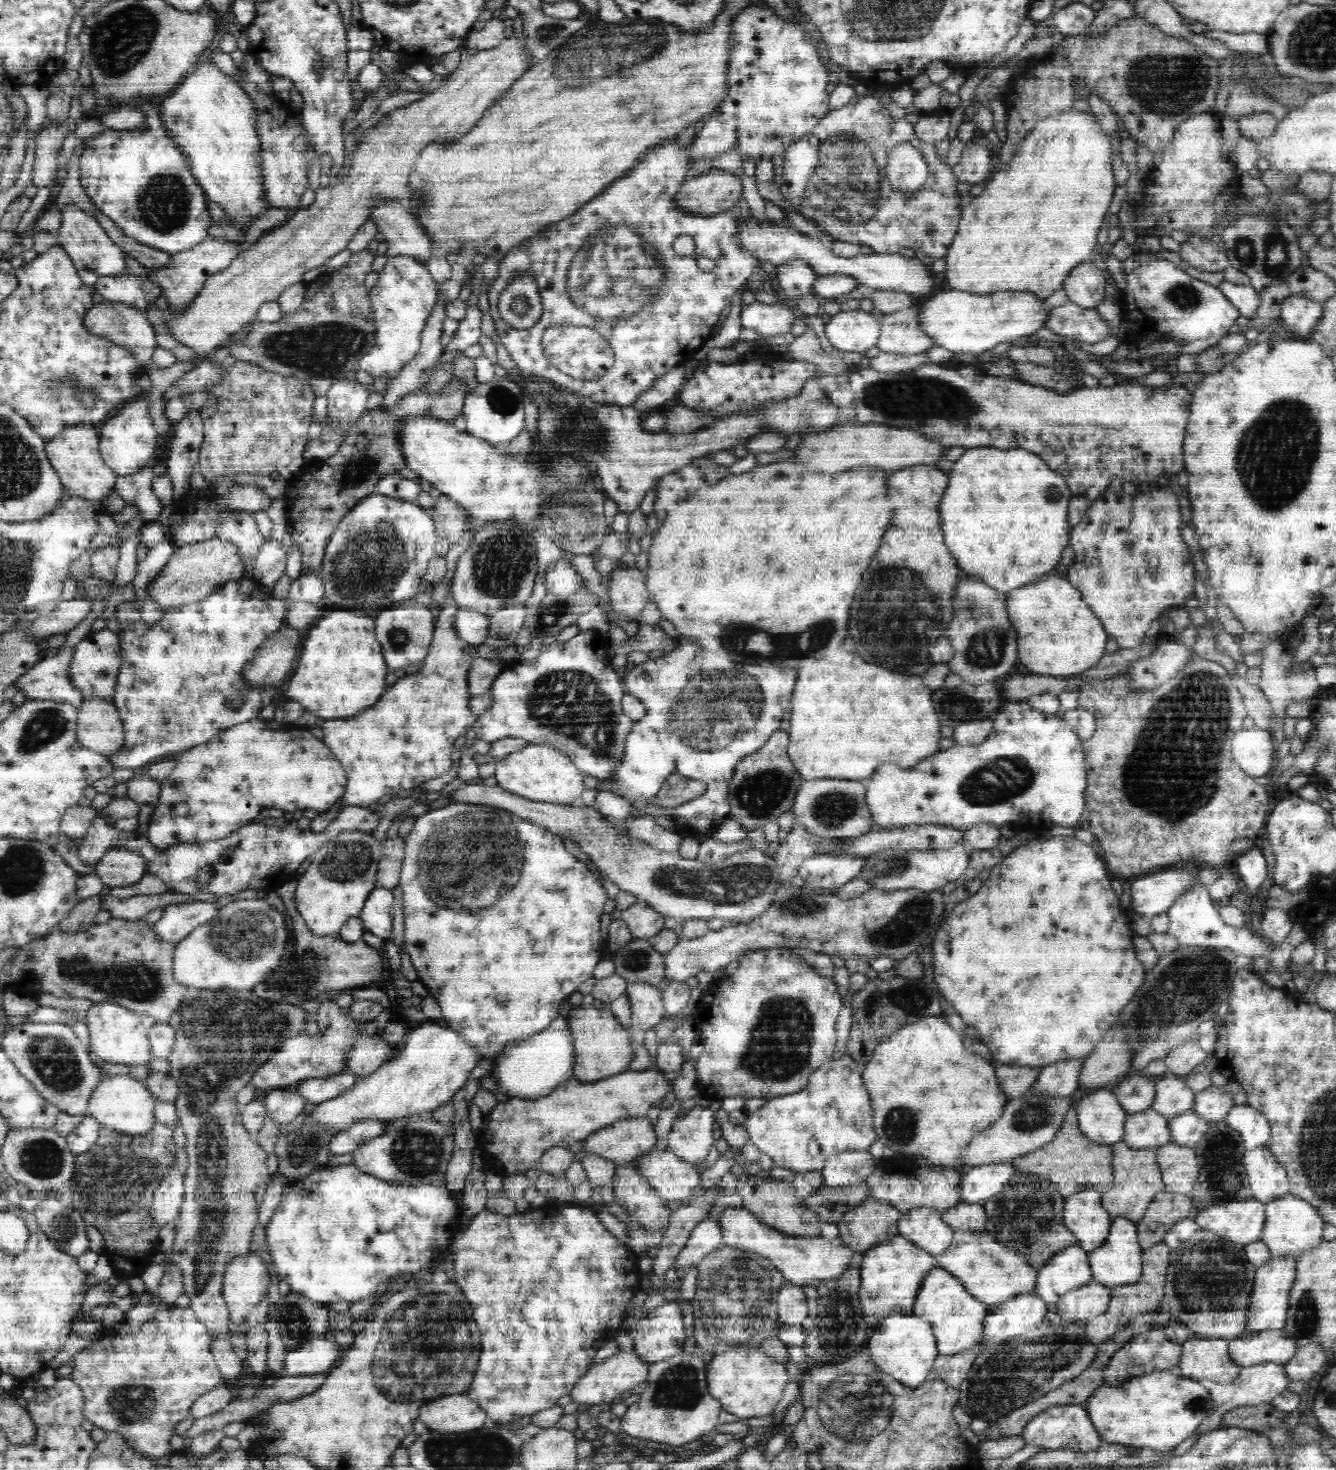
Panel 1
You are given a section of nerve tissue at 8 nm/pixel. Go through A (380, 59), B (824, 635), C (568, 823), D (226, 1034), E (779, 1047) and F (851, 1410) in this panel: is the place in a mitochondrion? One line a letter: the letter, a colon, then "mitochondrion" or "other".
A: other
B: mitochondrion
C: other
D: mitochondrion
E: mitochondrion
F: mitochondrion

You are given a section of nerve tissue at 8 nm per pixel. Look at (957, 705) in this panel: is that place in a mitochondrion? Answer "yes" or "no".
yes

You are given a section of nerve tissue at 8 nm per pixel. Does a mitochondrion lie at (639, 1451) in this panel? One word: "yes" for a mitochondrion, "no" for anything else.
no

